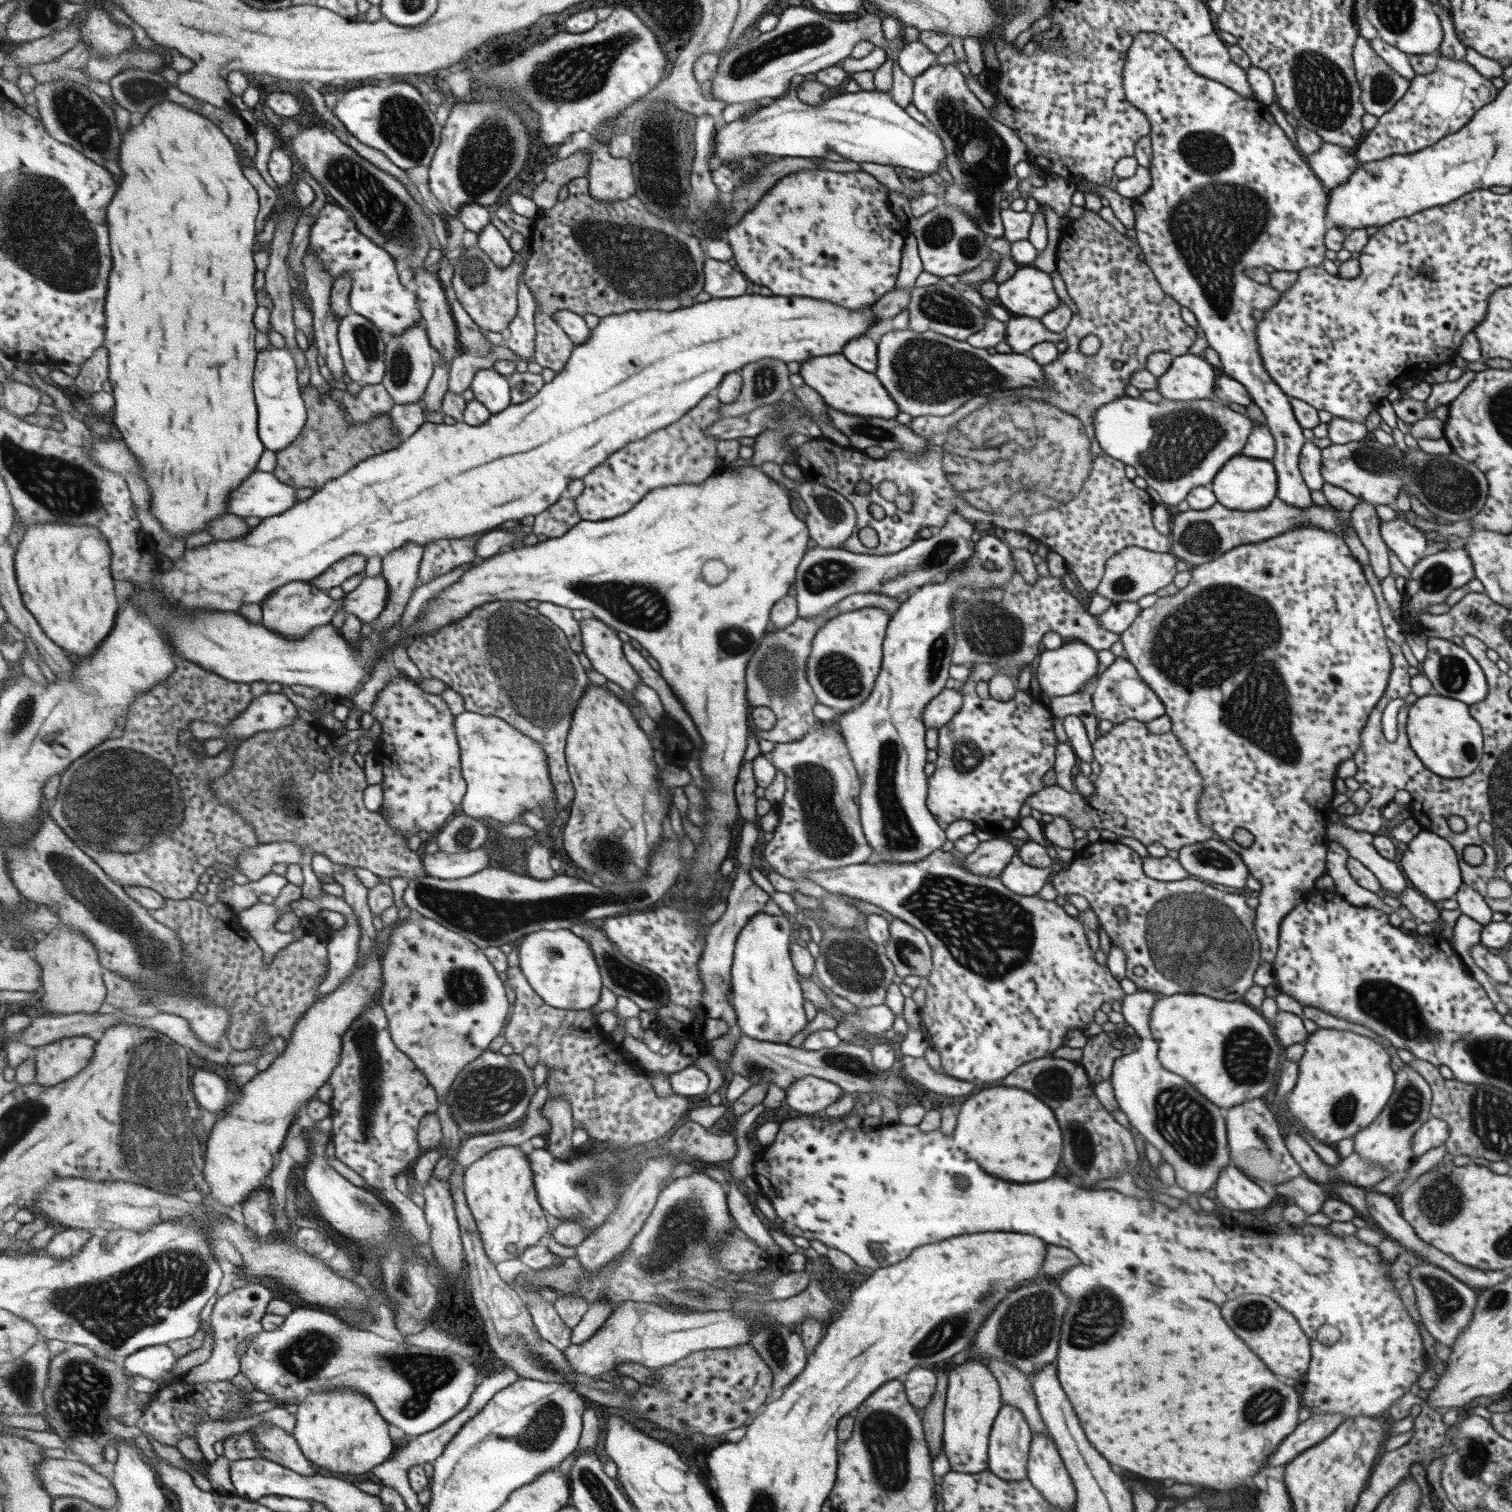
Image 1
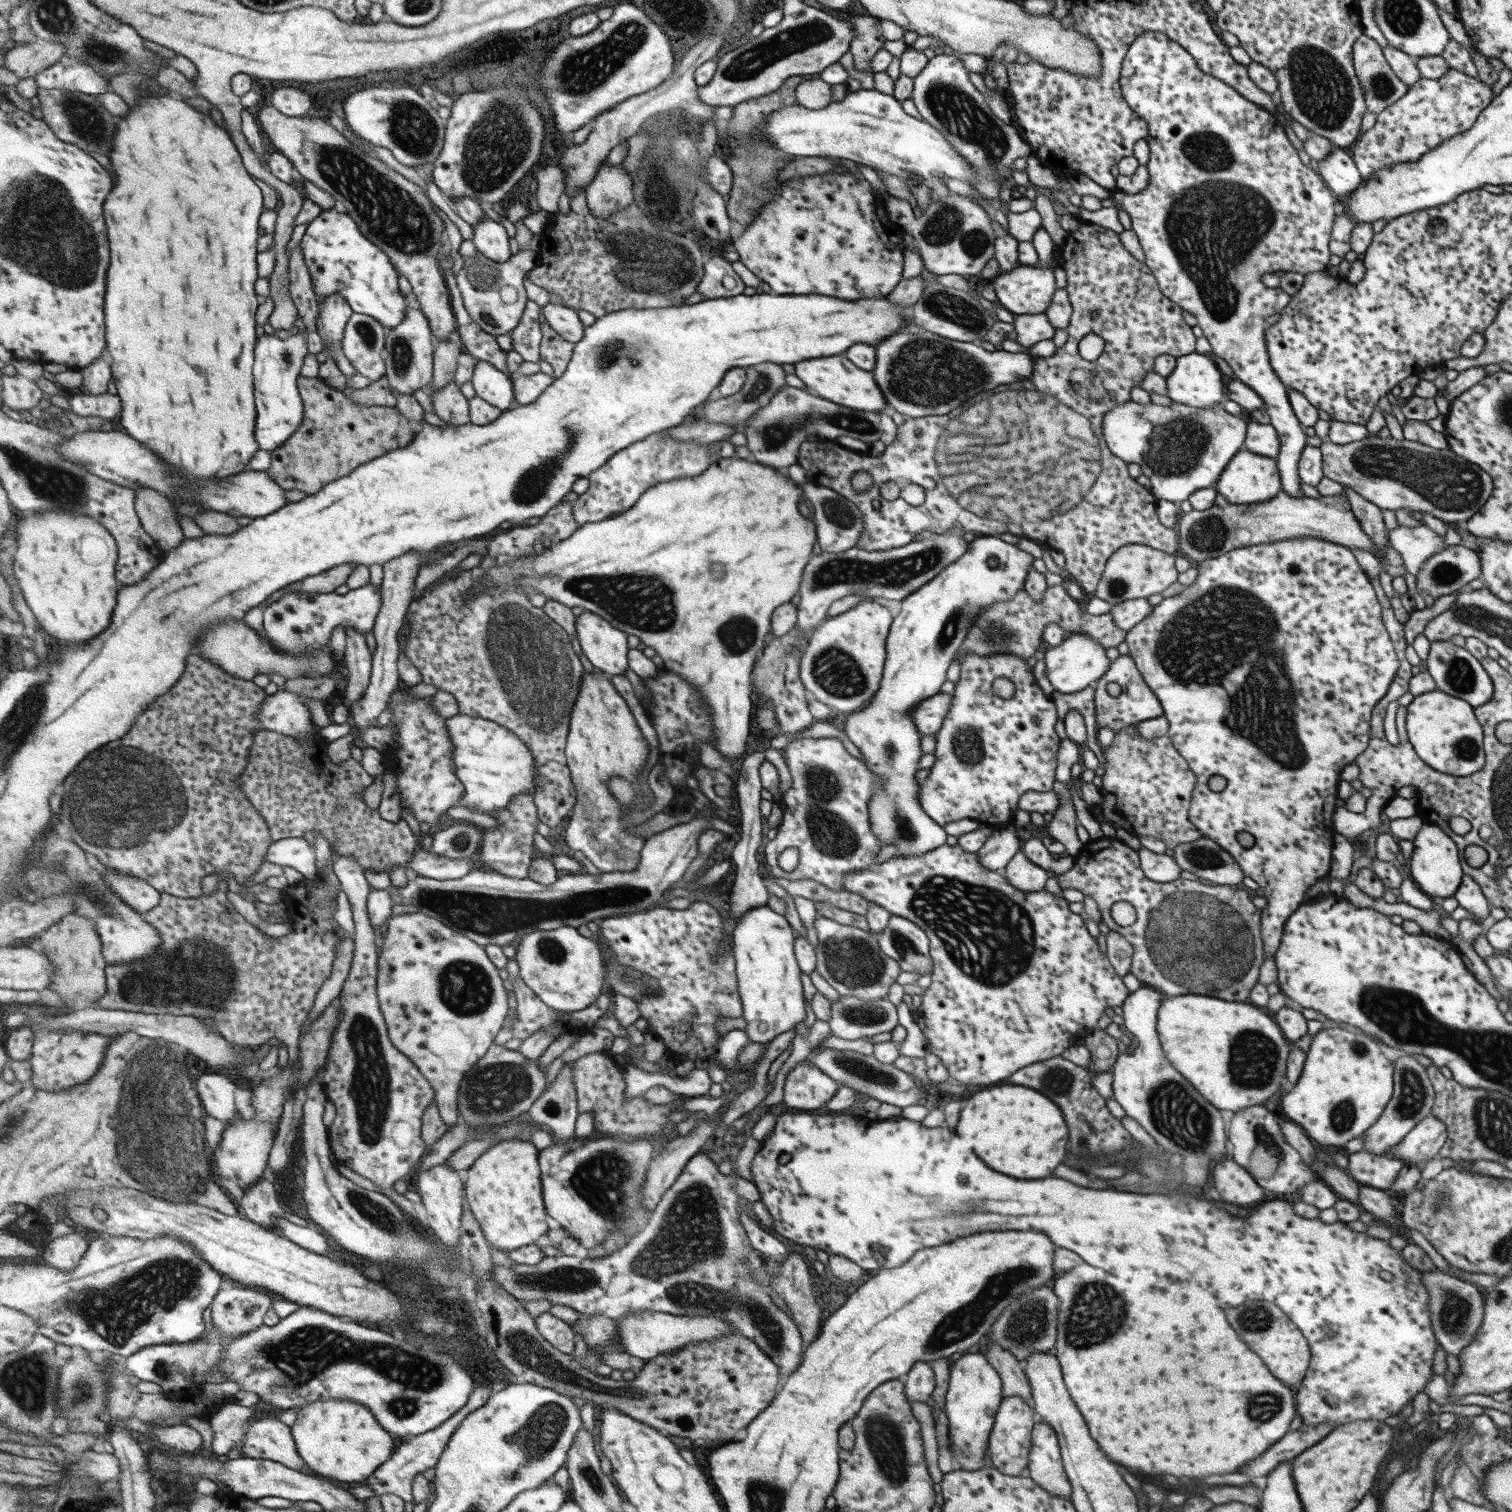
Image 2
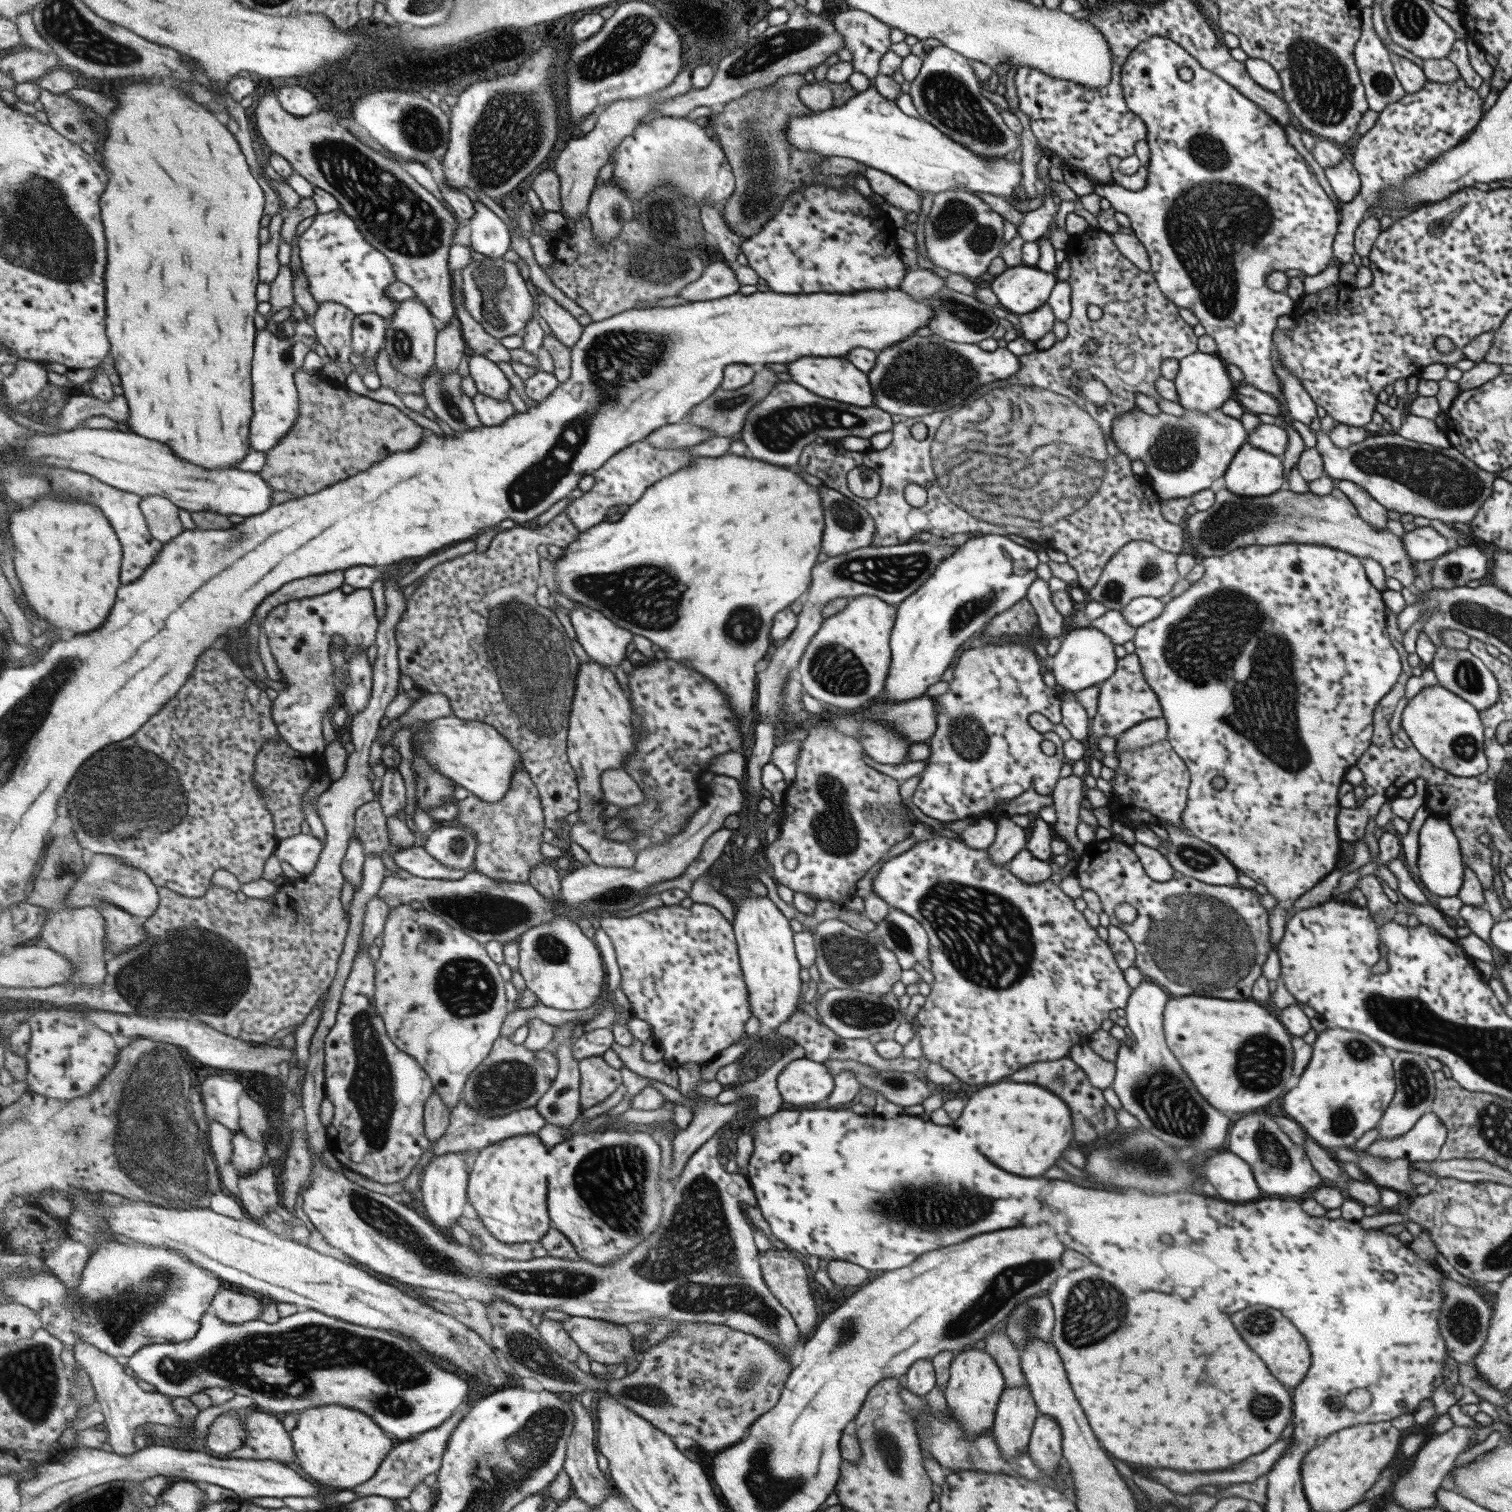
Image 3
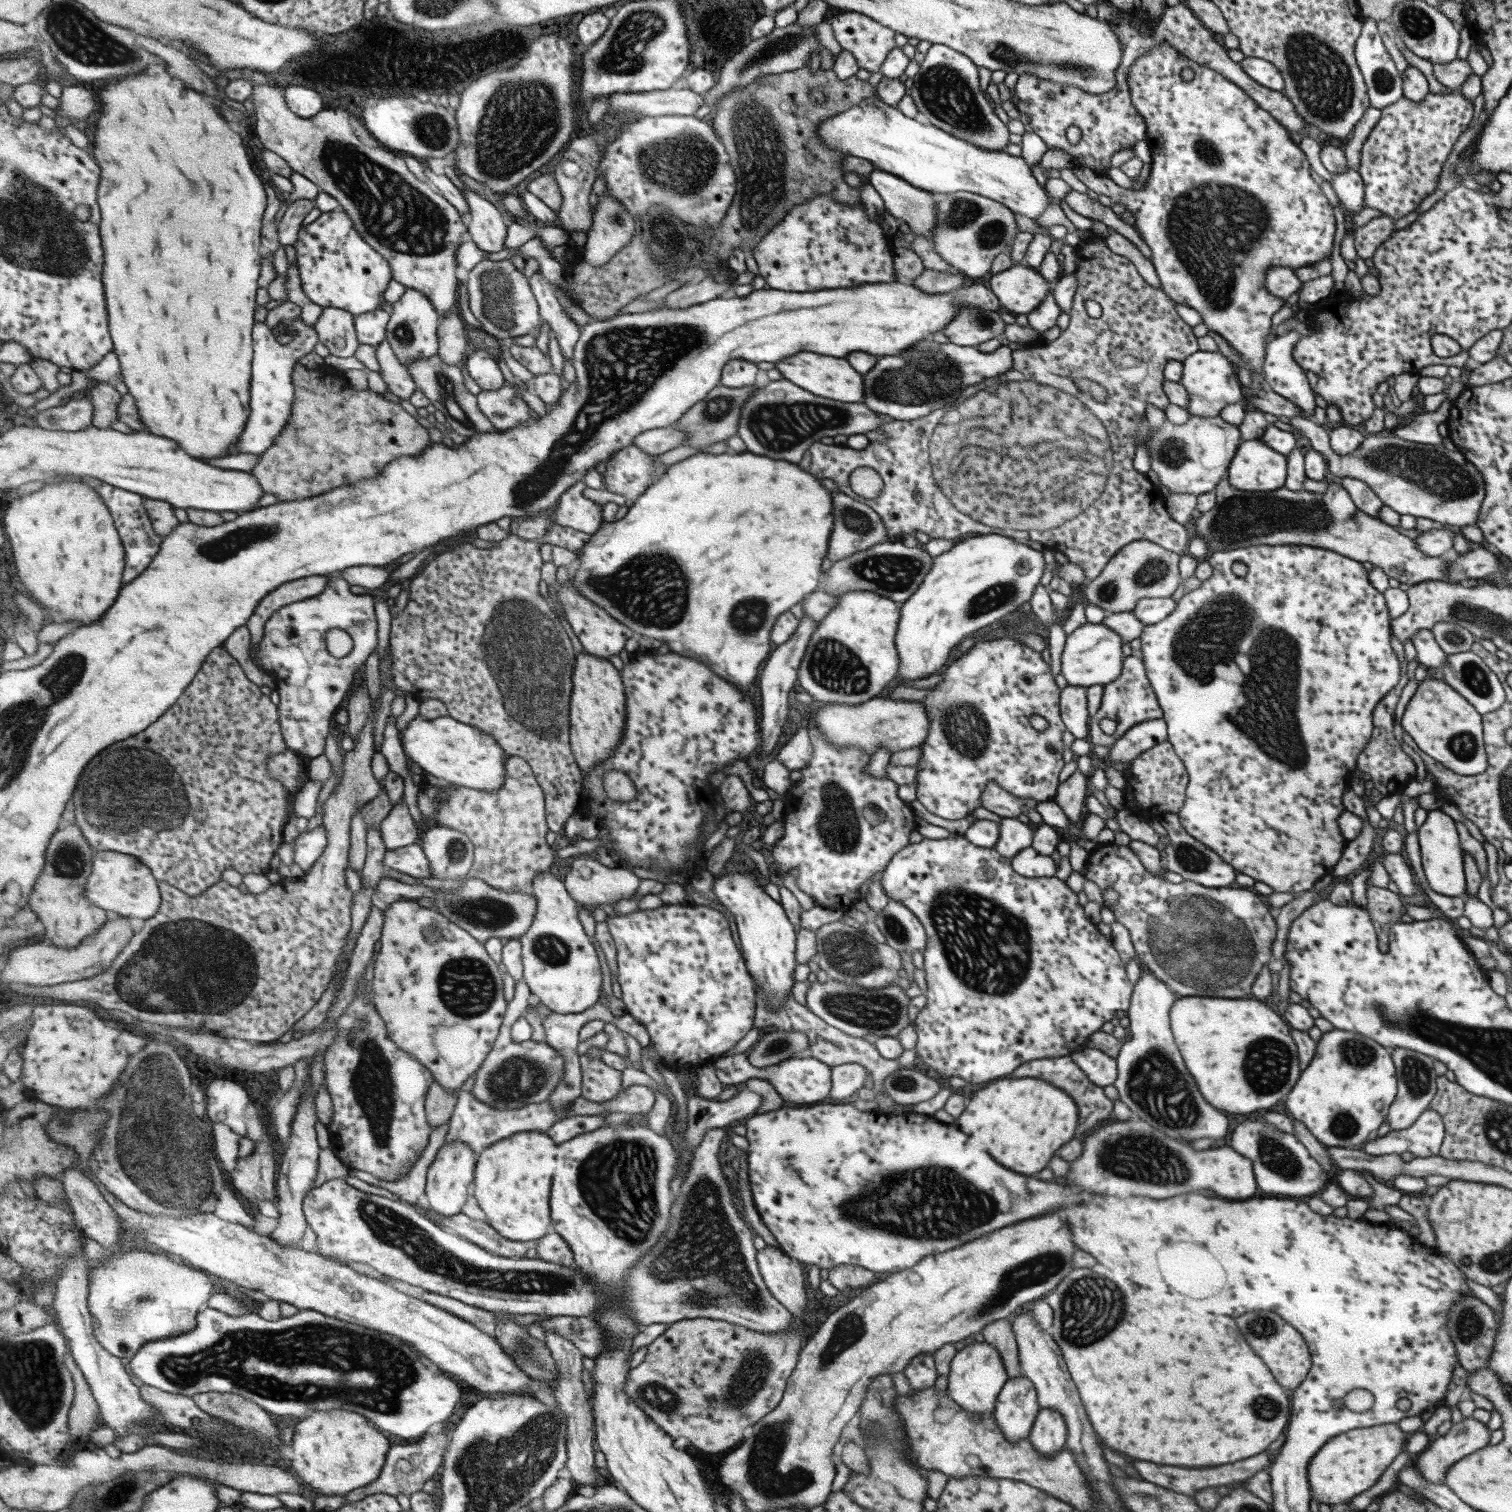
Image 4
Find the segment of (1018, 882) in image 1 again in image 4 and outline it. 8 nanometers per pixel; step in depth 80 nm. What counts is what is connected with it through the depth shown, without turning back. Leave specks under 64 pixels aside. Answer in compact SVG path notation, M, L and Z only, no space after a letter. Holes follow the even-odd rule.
M1033 847L1022 848L1010 858L1011 868L1021 876L1035 879L1053 877L1056 871L1056 857L1040 855Z

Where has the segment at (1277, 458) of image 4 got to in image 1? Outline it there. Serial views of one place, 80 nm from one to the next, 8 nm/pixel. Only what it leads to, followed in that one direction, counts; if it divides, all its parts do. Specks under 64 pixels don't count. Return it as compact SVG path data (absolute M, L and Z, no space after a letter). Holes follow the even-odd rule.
M1237 454L1225 462L1209 486L1221 506L1229 510L1252 511L1267 506L1276 497L1277 477L1270 460Z

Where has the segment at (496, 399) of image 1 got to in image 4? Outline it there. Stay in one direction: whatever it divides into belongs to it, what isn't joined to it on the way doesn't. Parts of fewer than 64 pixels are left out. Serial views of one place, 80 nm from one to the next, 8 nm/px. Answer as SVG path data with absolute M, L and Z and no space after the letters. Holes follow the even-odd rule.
M471 350L465 365L483 391L497 390L505 384L505 374L501 372L497 359L486 350Z

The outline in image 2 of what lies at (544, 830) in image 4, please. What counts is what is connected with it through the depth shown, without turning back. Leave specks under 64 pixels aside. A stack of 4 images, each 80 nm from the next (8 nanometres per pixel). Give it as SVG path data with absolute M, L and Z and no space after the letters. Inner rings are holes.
M523 794L522 797L510 802L509 809L490 815L496 818L498 825L492 829L483 829L484 837L478 858L488 870L513 878L529 877L531 865L536 859L535 834L539 830L537 824L540 821L534 794Z

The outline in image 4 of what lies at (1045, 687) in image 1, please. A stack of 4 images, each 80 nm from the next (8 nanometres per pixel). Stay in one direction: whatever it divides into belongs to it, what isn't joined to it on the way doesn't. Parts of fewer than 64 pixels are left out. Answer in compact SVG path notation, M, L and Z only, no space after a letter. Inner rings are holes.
M1084 620L1075 630L1066 634L1064 645L1058 677L1061 684L1087 688L1106 685L1119 676L1124 658L1121 654L1123 643L1119 634L1108 629L1103 623L1091 624Z

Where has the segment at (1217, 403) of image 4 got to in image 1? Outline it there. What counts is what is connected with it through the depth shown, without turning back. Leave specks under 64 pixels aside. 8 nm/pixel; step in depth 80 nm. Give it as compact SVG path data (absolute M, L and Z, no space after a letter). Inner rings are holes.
M1191 352L1183 356L1172 357L1169 368L1164 373L1156 377L1156 390L1161 394L1163 399L1170 401L1189 401L1189 400L1203 400L1214 398L1214 380L1215 372L1209 363L1207 363L1203 356L1194 355Z

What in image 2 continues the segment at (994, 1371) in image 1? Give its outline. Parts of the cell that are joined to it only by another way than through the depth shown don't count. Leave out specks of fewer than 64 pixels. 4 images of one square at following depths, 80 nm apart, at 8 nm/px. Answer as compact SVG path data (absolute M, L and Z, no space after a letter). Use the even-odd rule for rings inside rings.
M989 1344L982 1351L999 1375L1002 1396L1020 1396L1031 1407L1030 1386L1018 1360L997 1345Z

